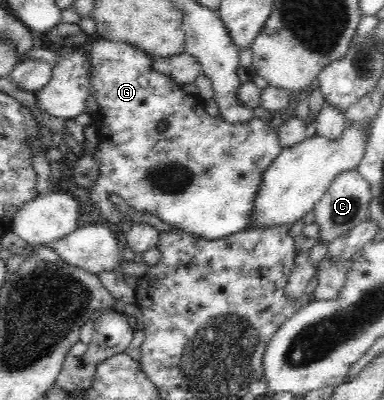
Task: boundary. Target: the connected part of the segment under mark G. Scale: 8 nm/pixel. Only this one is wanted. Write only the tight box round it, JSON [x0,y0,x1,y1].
[81,37,283,240]

